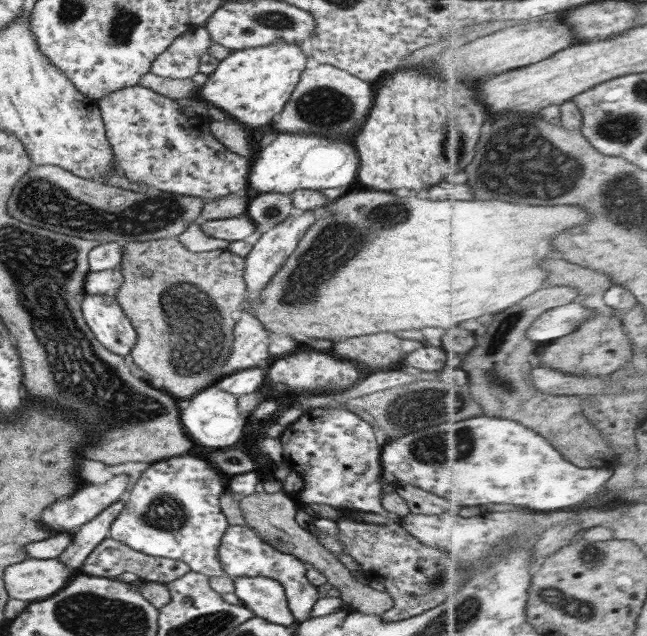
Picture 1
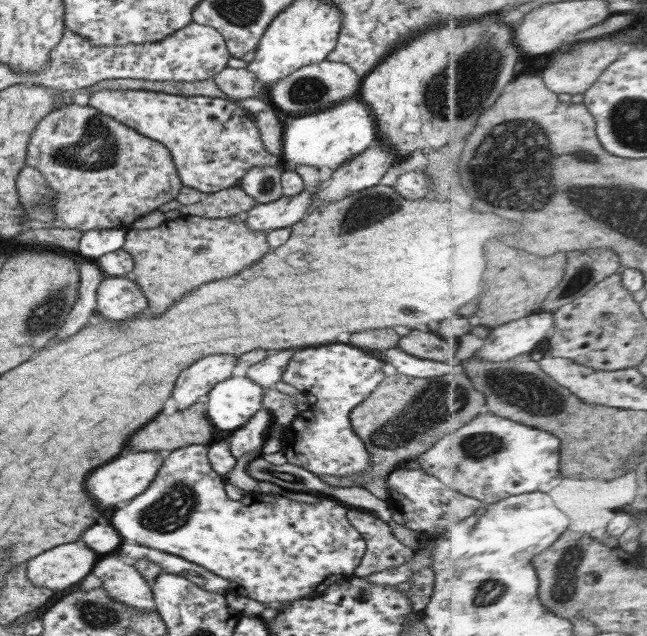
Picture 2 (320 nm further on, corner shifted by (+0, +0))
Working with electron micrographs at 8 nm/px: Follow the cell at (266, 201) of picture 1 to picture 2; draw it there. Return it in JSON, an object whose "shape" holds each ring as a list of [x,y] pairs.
{"shape":[[[251,166],[238,180],[237,186],[257,203],[271,202],[282,196],[280,173],[277,166]]]}

